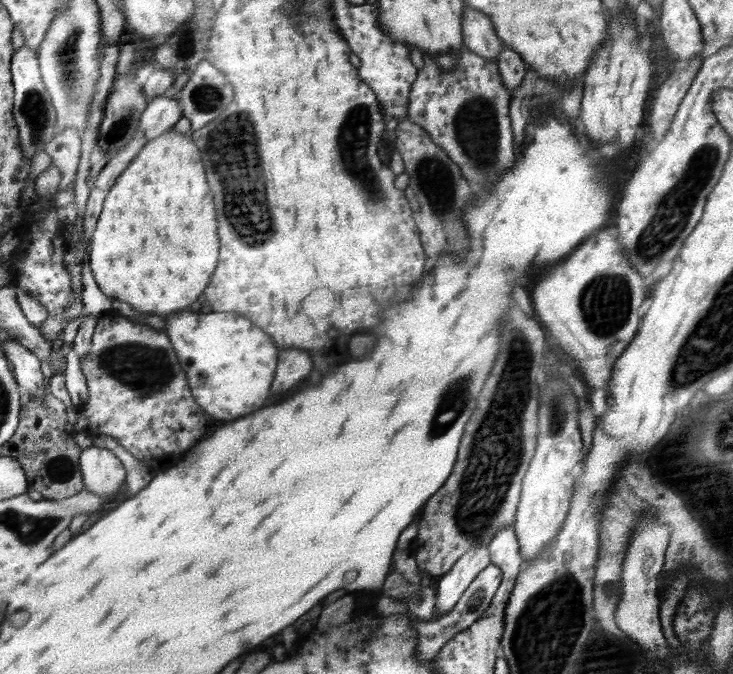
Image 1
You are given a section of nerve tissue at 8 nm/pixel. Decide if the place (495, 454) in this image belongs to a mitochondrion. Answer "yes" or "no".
yes

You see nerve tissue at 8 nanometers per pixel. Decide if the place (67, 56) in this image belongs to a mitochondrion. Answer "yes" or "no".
yes

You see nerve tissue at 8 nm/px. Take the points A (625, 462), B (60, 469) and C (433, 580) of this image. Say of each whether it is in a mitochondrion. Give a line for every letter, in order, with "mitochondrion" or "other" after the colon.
A: other
B: mitochondrion
C: other

